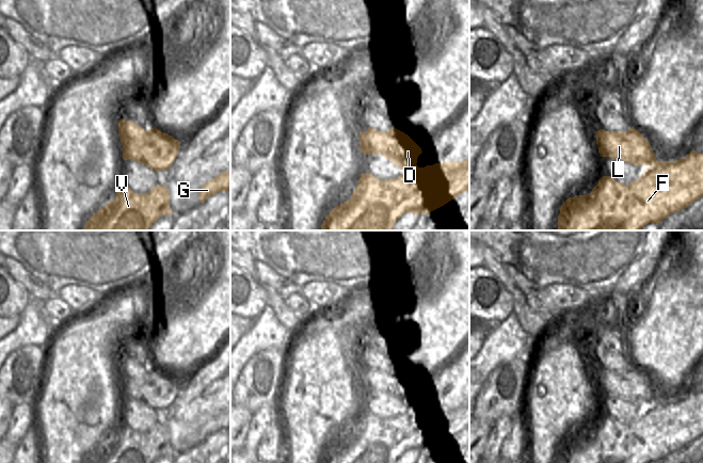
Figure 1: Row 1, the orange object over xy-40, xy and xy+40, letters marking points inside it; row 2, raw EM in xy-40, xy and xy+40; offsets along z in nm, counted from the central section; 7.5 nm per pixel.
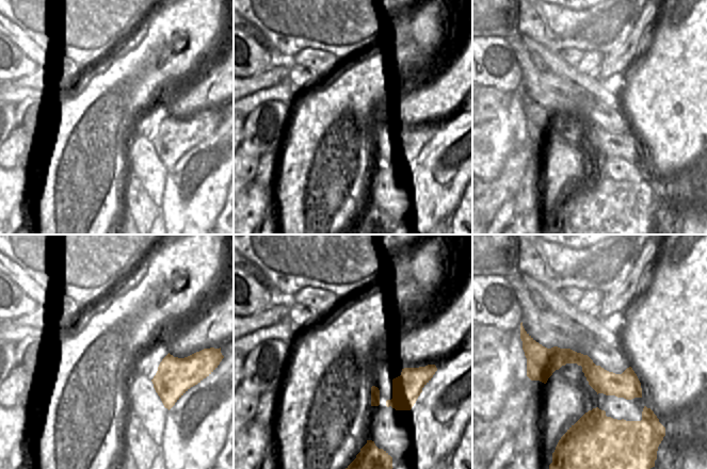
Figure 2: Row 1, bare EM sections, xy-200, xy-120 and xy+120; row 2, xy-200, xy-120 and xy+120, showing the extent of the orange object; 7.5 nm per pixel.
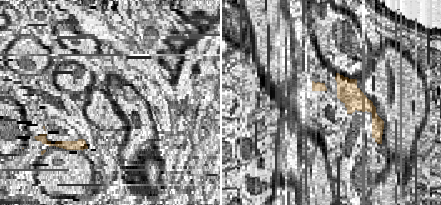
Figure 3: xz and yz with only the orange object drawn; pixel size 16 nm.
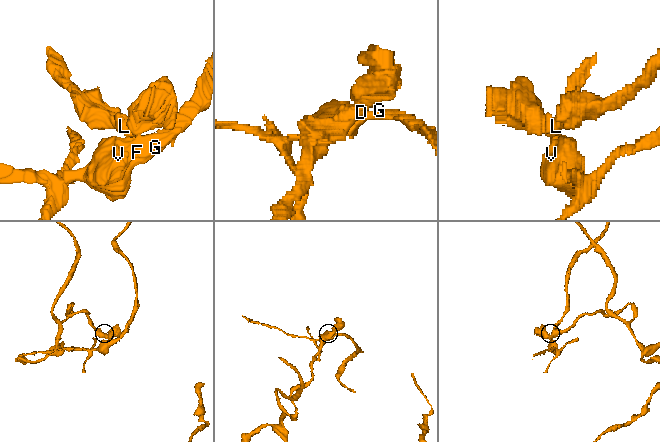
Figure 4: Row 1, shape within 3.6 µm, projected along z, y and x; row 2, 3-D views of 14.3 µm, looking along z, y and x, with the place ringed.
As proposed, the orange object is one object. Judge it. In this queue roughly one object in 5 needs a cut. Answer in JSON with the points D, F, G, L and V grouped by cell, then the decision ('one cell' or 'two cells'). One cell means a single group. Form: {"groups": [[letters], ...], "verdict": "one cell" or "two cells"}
{"groups": [["D", "L"], ["F", "G", "V"]], "verdict": "two cells"}

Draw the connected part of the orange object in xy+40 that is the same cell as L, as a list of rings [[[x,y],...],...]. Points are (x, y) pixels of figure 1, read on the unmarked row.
[[[634,366],[627,370],[596,370],[601,396],[621,398],[634,404],[654,404],[657,399],[649,380]]]

